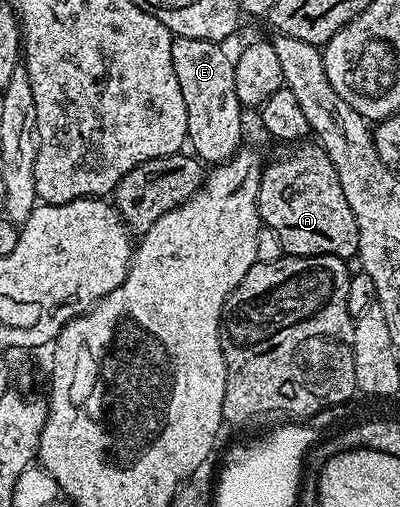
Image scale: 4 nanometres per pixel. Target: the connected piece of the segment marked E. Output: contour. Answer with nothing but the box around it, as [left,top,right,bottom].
[172,36,244,166]

